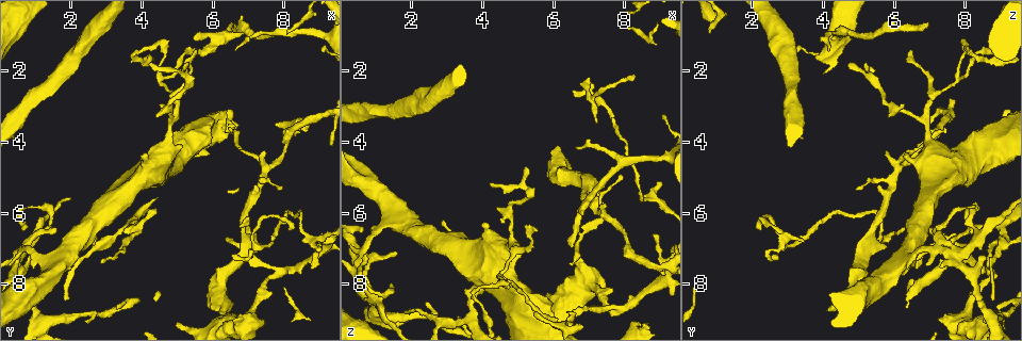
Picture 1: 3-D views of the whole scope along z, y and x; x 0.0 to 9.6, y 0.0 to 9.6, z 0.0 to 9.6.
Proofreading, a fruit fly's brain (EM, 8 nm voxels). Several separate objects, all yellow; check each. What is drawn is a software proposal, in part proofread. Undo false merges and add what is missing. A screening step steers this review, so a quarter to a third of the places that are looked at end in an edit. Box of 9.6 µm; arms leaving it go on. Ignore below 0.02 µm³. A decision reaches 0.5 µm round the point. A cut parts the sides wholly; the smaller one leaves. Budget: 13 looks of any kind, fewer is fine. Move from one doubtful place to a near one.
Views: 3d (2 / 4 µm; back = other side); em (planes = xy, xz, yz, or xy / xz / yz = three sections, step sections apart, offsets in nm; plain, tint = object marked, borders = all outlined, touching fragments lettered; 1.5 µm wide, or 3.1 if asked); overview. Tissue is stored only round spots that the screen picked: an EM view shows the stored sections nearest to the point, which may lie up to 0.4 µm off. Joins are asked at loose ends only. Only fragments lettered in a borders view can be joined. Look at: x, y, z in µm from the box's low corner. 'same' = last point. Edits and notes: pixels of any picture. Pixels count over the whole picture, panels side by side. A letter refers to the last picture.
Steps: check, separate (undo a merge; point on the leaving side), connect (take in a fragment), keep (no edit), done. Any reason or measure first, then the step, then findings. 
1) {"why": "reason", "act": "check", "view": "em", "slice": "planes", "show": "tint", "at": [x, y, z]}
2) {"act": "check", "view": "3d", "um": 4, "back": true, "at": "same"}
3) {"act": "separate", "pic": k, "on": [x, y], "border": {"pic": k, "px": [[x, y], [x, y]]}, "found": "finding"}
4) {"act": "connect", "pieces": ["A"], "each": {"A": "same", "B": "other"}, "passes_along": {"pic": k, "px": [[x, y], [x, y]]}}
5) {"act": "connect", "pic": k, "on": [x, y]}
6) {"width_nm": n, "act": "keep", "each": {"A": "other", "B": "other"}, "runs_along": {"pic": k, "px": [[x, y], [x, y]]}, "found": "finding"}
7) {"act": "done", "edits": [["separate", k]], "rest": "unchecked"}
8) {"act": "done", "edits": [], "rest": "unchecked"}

{"why": "thick end", "act": "check", "view": "em", "slice": "yz", "step": 4, "show": "borders", "at": [3.95, 4.40, 6.35]}

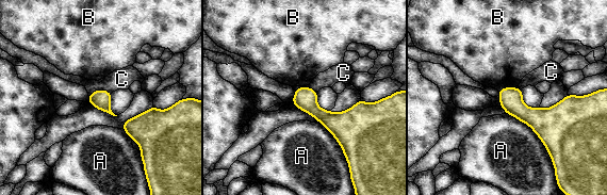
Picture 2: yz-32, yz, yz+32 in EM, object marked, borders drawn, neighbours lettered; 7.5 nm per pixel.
{"act": "keep", "each": {"A": "other", "B": "other", "C": "other"}, "border": {"pic": 2, "px": [[111, 92], [95, 90], [88, 95]]}, "found": "none of them fits"}

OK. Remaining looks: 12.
{"why": "tapers out", "act": "check", "view": "em", "slice": "planes", "show": "borders", "at": [1.65, 6.45, 7.20]}

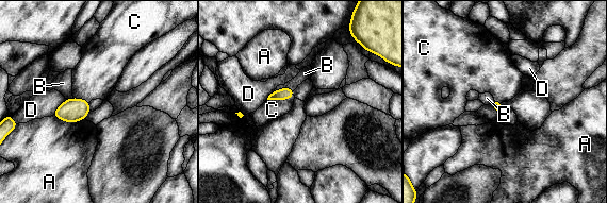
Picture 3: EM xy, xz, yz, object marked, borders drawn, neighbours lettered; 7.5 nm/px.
{"longest_contact_nm": ["A", 260], "act": "keep", "each": {"A": "other", "B": "other", "C": "other", "D": "other"}, "found": "none of them fits"}

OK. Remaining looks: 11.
{"why": "an open end", "act": "check", "view": "em", "slice": "planes", "show": "borders", "at": [5.25, 1.85, 4.65]}

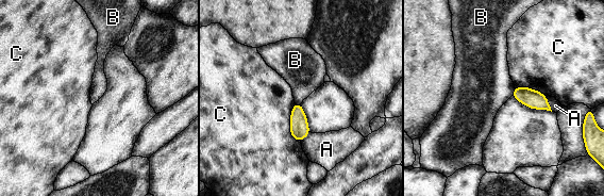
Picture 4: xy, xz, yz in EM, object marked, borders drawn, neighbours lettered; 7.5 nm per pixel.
{"width_nm": 130, "act": "keep", "each": {"A": "other", "B": "other", "C": "other"}, "border": {"pic": 4, "px": [[515, 88], [512, 95]]}, "found": "none of them fits"}

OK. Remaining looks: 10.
{"why": "sharp bend", "act": "check", "view": "em", "slice": "yz", "step": 8, "show": "tint", "at": [4.55, 1.35, 8.05]}

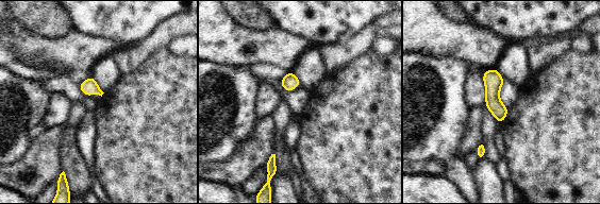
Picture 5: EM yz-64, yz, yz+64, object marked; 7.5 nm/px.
{"why": "what lies round it", "act": "check", "view": "em", "slice": "yz", "step": 8, "show": "borders", "at": "same"}

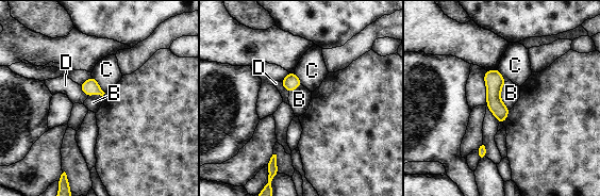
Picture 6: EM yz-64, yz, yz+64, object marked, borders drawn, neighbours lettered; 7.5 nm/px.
{"longest_contact_nm": ["B", 220], "act": "keep", "each": {"B": "other", "C": "other", "D": "other"}, "found": "one cell here"}

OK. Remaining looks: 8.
{"why": "an open end", "act": "check", "view": "3d", "um": 4, "at": [6.80, 9.00, 7.25]}

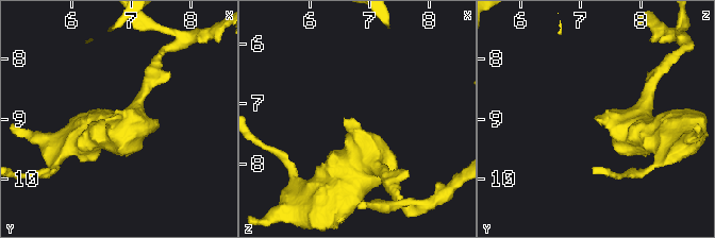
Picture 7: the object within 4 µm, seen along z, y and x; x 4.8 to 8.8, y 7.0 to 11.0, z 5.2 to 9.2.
{"why": "shape alone is not enough", "act": "check", "view": "em", "slice": "planes", "show": "borders", "at": [6.70, 8.90, 7.25]}

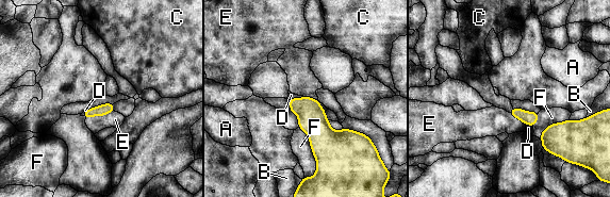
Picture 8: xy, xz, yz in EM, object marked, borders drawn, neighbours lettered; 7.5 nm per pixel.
{"act": "connect", "pieces": ["D"], "each": {"A": "other", "B": "other", "C": "other", "D": "same", "E": "other", "F": "other"}, "passes_along": {"pic": 8, "px": [[529, 118], [510, 110], [485, 88]]}, "found": "the cell continues"}

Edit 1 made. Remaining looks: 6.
{"act": "done", "edits": [["connect", 8]], "rest": "unchecked"}

